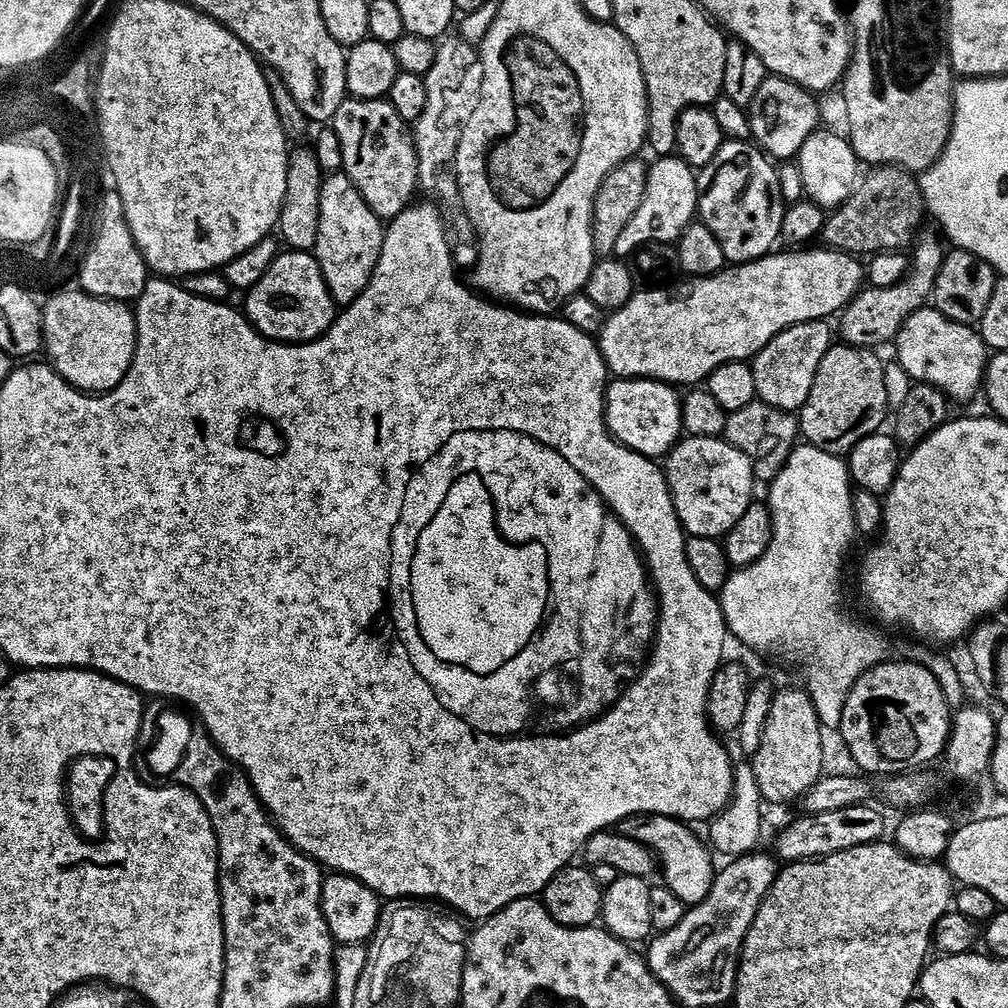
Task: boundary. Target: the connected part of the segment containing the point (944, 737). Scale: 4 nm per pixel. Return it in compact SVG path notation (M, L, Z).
M892 658L877 664L866 674L862 674L862 678L858 678L846 698L838 735L844 739L844 744L848 747L853 762L861 768L857 768L861 773L877 772L877 777L880 778L889 774L908 774L928 766L924 764L938 759L943 754L944 747L949 747L954 712L953 709L948 709L948 700L949 697L937 678L926 666Z

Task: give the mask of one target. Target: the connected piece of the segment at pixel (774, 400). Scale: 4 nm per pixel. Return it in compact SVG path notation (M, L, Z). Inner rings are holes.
M811 320L790 326L754 357L750 367L754 374L756 395L763 403L783 412L799 413L806 398L810 398L822 358L826 358L826 354L834 347L834 328L830 325L828 320Z

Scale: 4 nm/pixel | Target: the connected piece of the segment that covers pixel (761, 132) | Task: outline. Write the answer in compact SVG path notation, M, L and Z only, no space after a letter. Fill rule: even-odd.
M769 75L766 82L762 82L762 87L758 89L758 94L754 94L754 102L750 111L747 113L748 124L752 127L751 139L773 161L788 160L799 157L802 146L806 142L806 138L810 138L821 127L820 124L820 108L816 105L817 97L809 92L806 88L797 86L795 79L784 80L781 76Z

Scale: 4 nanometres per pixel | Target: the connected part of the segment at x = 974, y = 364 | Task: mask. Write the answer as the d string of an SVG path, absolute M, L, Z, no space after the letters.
M934 306L919 308L915 314L902 326L900 335L894 341L896 356L900 364L913 377L913 381L921 384L929 384L938 390L942 390L945 396L956 400L968 400L977 391L981 391L984 382L984 373L990 359L990 349L985 344L979 331L971 324L959 324L950 318L946 318Z

